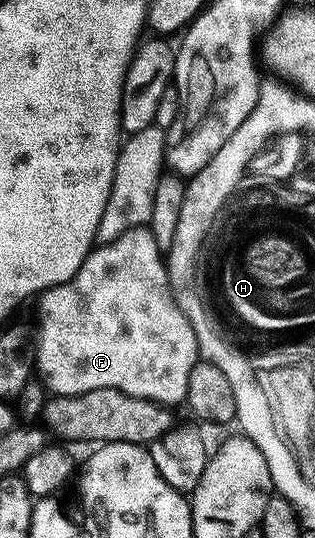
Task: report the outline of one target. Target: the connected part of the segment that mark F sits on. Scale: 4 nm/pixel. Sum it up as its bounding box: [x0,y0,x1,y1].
[33,226,201,405]

